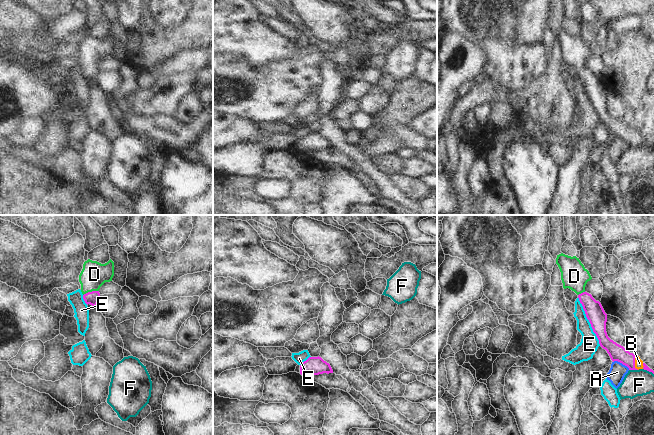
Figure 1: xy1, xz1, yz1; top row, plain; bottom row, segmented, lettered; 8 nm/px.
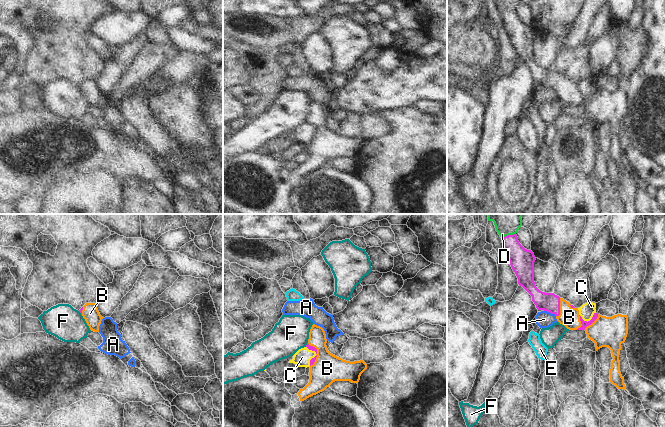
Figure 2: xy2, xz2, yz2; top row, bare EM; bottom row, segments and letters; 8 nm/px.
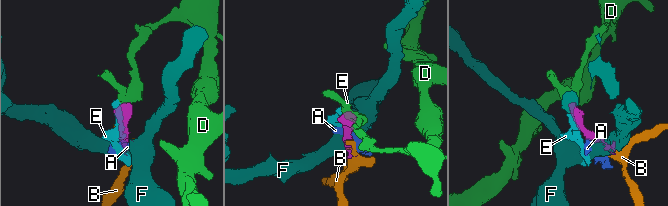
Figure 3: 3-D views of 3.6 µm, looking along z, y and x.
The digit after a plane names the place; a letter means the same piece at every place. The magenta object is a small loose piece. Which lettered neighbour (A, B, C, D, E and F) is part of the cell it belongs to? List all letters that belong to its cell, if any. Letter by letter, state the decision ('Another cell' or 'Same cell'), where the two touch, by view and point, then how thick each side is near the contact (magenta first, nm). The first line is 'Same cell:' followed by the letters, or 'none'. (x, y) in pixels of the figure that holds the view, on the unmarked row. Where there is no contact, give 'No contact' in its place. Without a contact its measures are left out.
Same cell: B, D
A: Another cell. Touches magenta at yz1 (621, 138). Thickness 130 nm (magenta) against 140 nm
B: Same cell. Touches magenta at yz2 (559, 84). Thickness 150 nm (magenta) against 160 nm
C: Another cell. Touches magenta at yz2 (588, 97). Thickness 50 nm (magenta) against 120 nm
D: Same cell. Touches magenta at xy1 (90, 68). Thickness 100 nm (magenta) against 200 nm
E: Another cell. Touches magenta at yz1 (589, 97). Thickness 150 nm (magenta) against 150 nm
F: Another cell. Touches magenta at yz1 (633, 145). Thickness 130 nm (magenta) against 220 nm.

